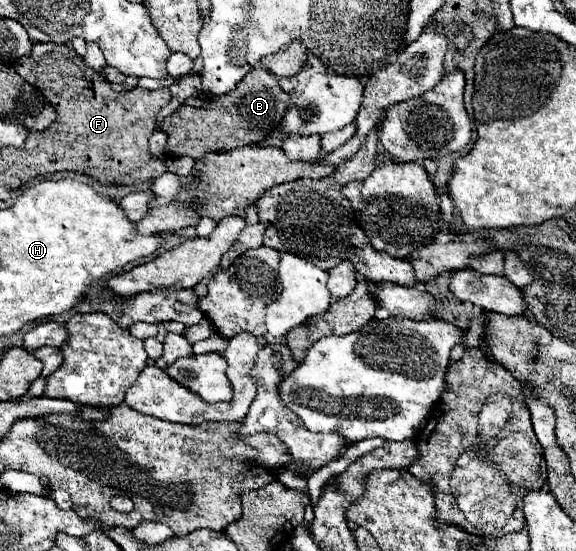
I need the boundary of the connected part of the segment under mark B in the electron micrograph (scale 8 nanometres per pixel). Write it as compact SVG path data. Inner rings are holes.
M256 67L236 85L236 89L232 89L232 93L208 97L204 107L182 105L176 113L166 117L160 125L168 135L166 155L188 155L192 159L202 159L210 151L228 151L244 145L258 145L268 139L280 125L286 107L288 95L278 85L278 79L274 79L274 75L262 67Z

